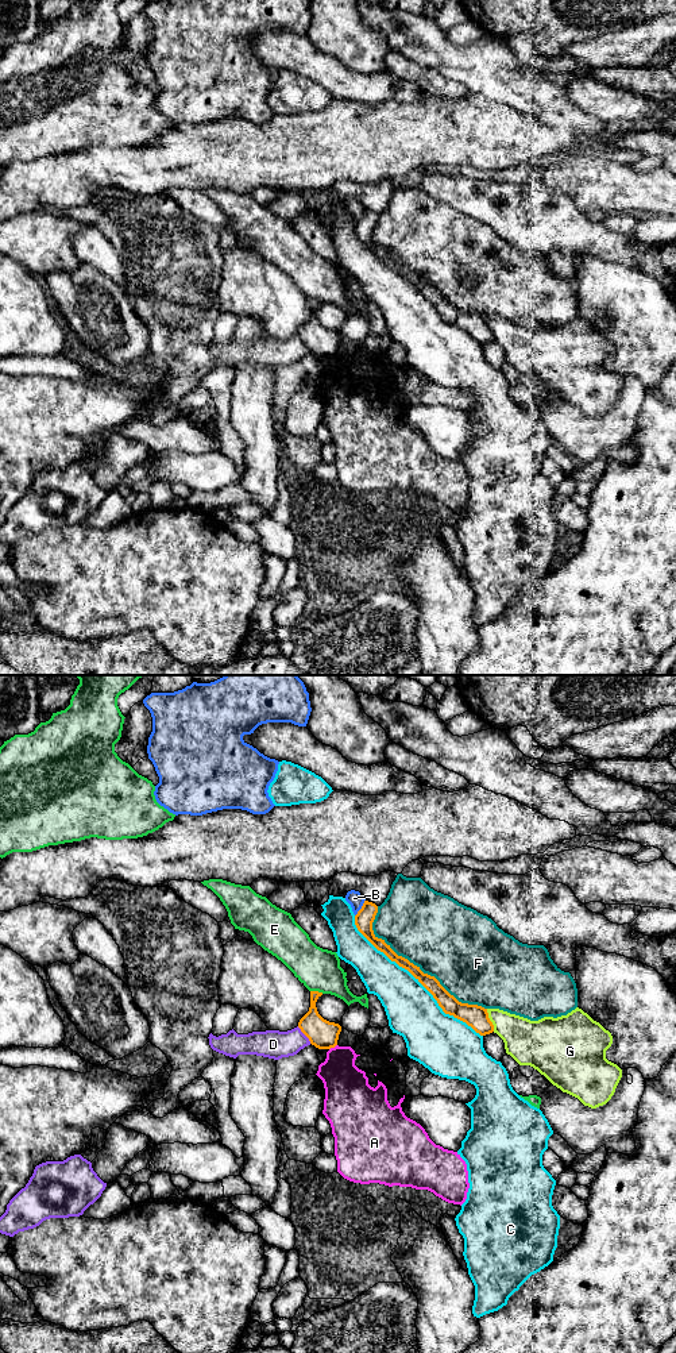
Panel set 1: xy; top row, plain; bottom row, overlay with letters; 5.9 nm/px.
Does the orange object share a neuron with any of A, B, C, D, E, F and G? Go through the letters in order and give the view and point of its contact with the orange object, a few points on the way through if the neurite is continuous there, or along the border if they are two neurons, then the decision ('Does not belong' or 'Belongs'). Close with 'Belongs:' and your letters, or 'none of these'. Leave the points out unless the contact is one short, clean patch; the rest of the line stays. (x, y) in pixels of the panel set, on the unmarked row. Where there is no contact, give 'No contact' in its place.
A: Touches orange at xy (332, 355). Does not belong
B: Touches orange at xy (362, 216). Does not belong
C: Touches orange at xy (416, 286). Does not belong
D: Touches orange at xy (304, 342). Boundary: xy (297, 335), (311, 351). Does not belong
E: Touches orange at xy (317, 300). Does not belong
F: Touches orange at xy (416, 274). Does not belong
G: Touches orange at xy (489, 328). Does not belong
Belongs: none of these

